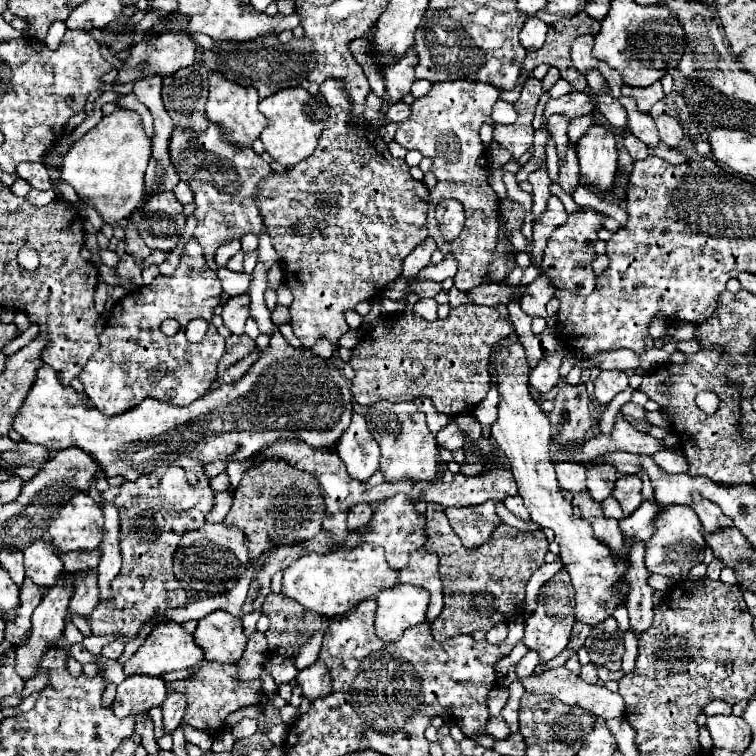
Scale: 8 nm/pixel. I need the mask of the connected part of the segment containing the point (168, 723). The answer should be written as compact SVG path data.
M171 692L167 696L167 700L163 702L163 724L165 724L165 732L171 734L183 720L183 714L187 710L187 696L185 692Z

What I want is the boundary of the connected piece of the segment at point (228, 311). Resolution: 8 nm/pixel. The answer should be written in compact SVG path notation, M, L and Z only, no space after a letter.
M233 296L229 298L227 304L223 304L223 324L233 332L233 334L245 334L245 320L249 318L249 296Z

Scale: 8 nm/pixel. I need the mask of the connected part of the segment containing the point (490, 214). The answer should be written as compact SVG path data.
M453 80L433 84L427 96L413 102L411 118L401 122L395 134L395 140L403 148L415 148L425 158L433 160L431 172L437 176L437 186L430 191L428 205L436 206L437 202L445 198L463 202L463 236L455 238L453 242L447 242L443 238L443 242L437 244L443 254L451 254L457 260L459 268L453 282L461 292L469 292L483 282L483 268L487 268L487 256L491 256L491 248L495 248L495 236L499 228L499 196L487 180L489 158L479 138L479 126L485 122L487 114L491 114L491 108L497 102L499 94L499 88L477 80Z

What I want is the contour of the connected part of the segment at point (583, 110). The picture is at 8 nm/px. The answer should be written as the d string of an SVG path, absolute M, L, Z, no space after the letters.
M571 92L567 96L561 96L557 100L549 100L543 112L543 118L549 118L551 114L567 114L567 118L577 118L585 116L593 110L593 100L585 92Z

